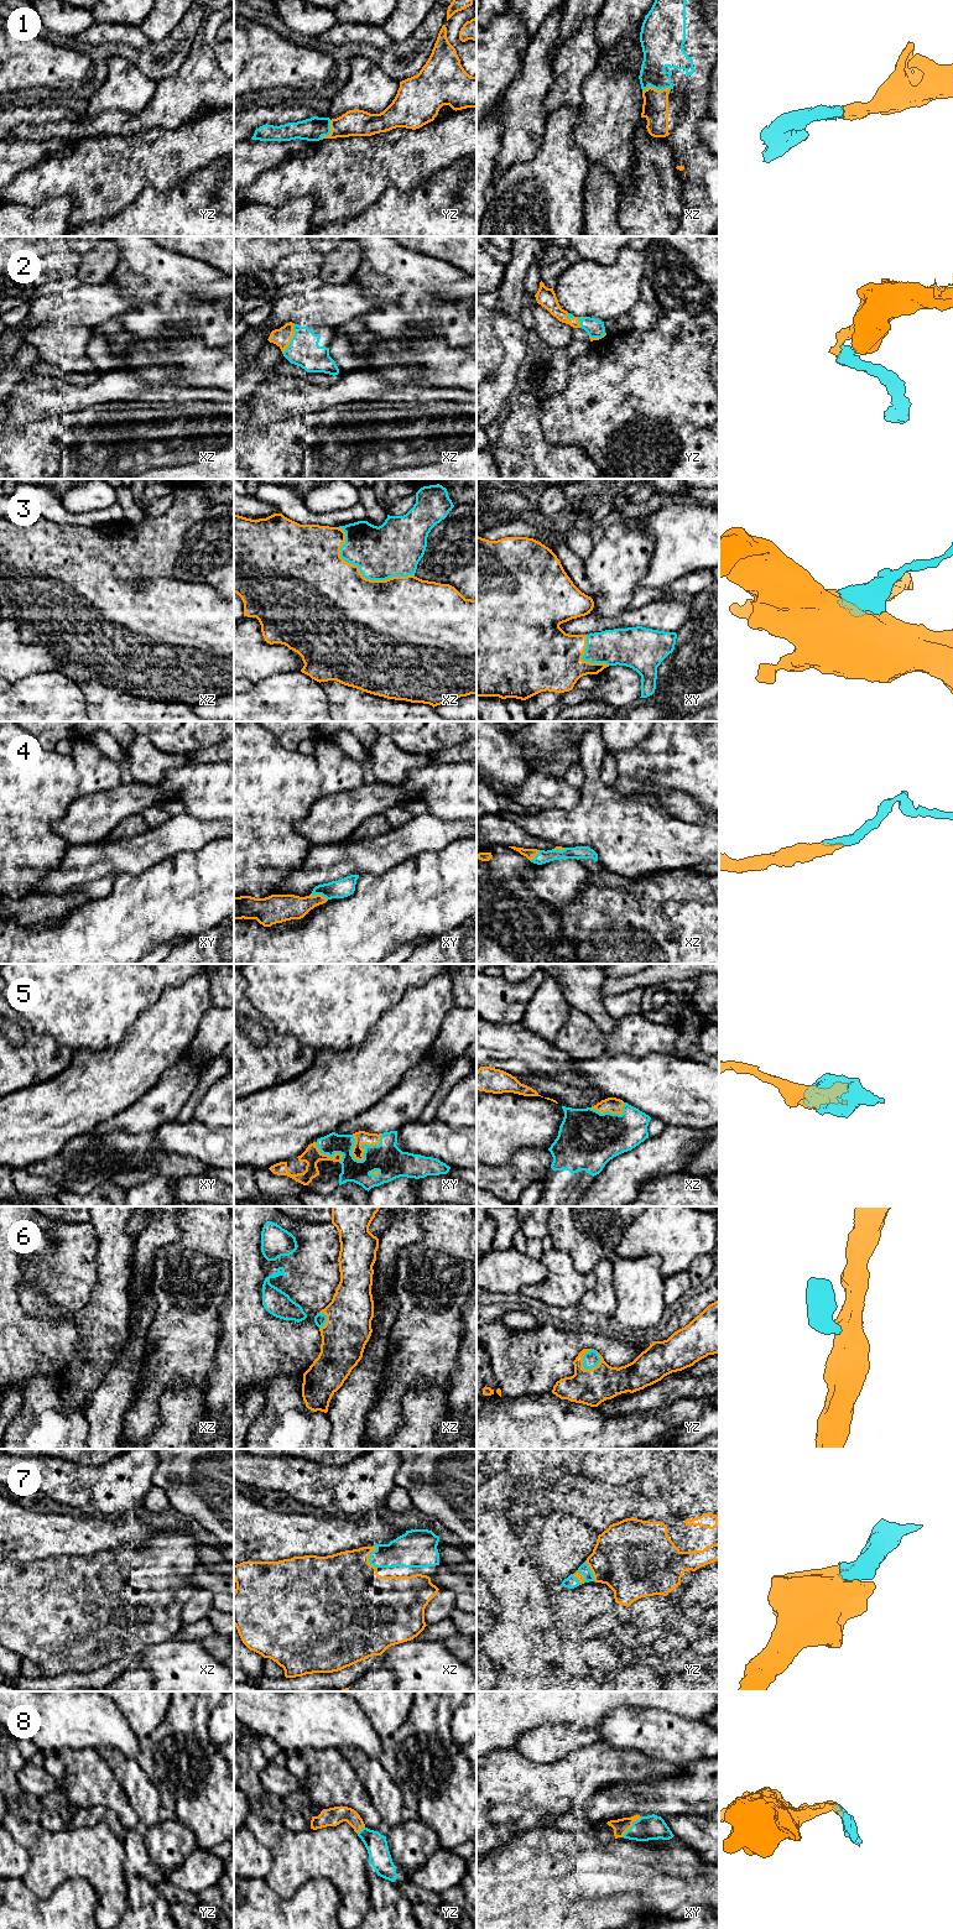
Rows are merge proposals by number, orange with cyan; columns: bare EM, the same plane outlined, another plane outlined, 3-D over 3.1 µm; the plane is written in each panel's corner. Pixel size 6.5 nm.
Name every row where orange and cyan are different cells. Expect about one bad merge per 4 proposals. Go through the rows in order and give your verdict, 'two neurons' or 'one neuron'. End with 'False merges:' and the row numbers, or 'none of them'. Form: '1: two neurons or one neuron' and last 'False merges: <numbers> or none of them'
1: one neuron
2: one neuron
3: one neuron
4: one neuron
5: one neuron
6: one neuron
7: one neuron
8: one neuron
False merges: none of them

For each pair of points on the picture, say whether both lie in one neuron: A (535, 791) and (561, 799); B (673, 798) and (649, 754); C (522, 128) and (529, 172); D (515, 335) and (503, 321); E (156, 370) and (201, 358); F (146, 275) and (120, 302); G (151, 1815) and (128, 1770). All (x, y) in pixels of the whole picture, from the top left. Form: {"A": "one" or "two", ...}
{"A": "one", "B": "two", "C": "two", "D": "one", "E": "one", "F": "two", "G": "one"}

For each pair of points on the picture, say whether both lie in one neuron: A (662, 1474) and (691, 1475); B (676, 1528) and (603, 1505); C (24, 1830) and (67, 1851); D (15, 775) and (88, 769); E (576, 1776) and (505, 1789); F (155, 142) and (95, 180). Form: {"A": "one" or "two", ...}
{"A": "one", "B": "one", "C": "one", "D": "two", "E": "one", "F": "one"}

